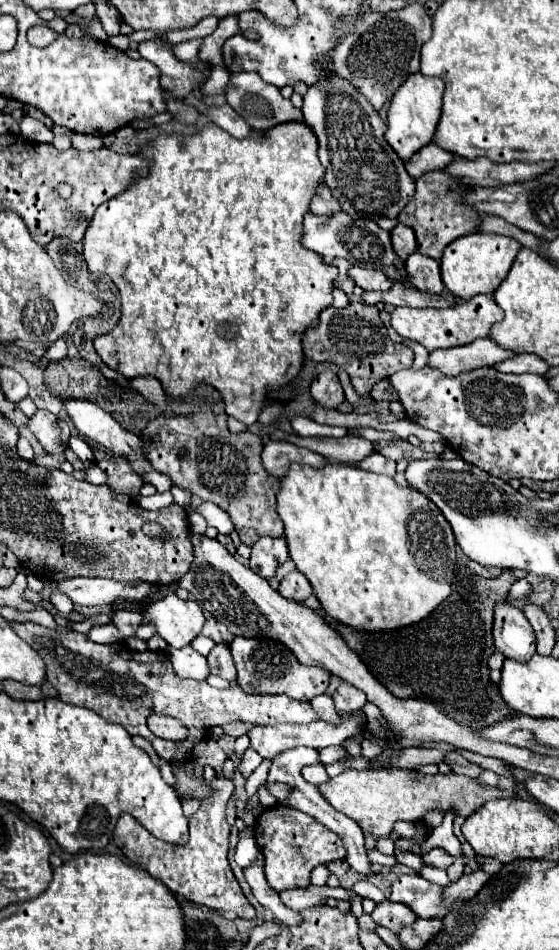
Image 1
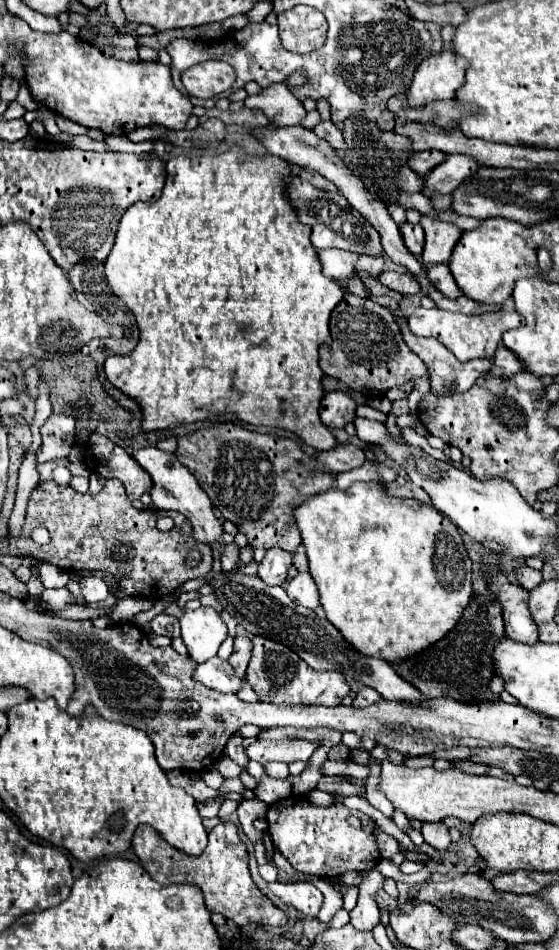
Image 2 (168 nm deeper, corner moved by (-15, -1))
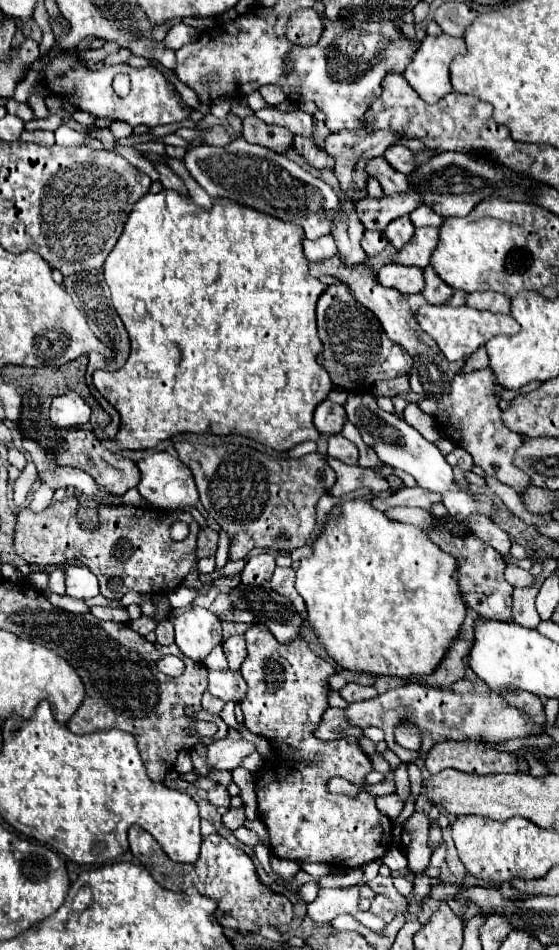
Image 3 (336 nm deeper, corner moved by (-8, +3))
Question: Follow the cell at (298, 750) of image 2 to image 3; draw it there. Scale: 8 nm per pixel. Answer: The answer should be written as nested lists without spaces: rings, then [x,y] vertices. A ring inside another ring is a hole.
[[[217,739],[207,747],[207,765],[217,771],[233,771],[241,765],[243,757],[253,753],[253,743],[247,741],[231,741],[231,739]]]

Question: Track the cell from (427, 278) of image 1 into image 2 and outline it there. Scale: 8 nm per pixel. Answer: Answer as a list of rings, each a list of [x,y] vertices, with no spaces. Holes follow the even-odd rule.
[[[444,263],[432,265],[432,267],[428,267],[426,273],[428,273],[428,279],[432,281],[432,285],[434,285],[442,295],[446,295],[446,297],[450,297],[450,299],[456,299],[456,297],[462,295],[462,291],[458,289],[458,285],[456,285],[456,281],[454,281],[448,265],[444,265]]]

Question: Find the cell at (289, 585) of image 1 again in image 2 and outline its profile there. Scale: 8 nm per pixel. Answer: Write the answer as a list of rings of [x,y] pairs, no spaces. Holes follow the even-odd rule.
[[[298,573],[286,587],[290,599],[294,599],[298,605],[308,607],[308,609],[316,609],[320,605],[320,595],[318,595],[318,587],[312,579],[310,573]]]

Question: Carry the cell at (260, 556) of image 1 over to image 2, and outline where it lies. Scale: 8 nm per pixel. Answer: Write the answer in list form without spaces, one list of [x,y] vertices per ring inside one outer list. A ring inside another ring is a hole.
[[[268,549],[266,557],[258,565],[258,577],[270,585],[282,585],[286,581],[286,573],[292,567],[292,553],[284,549]]]

